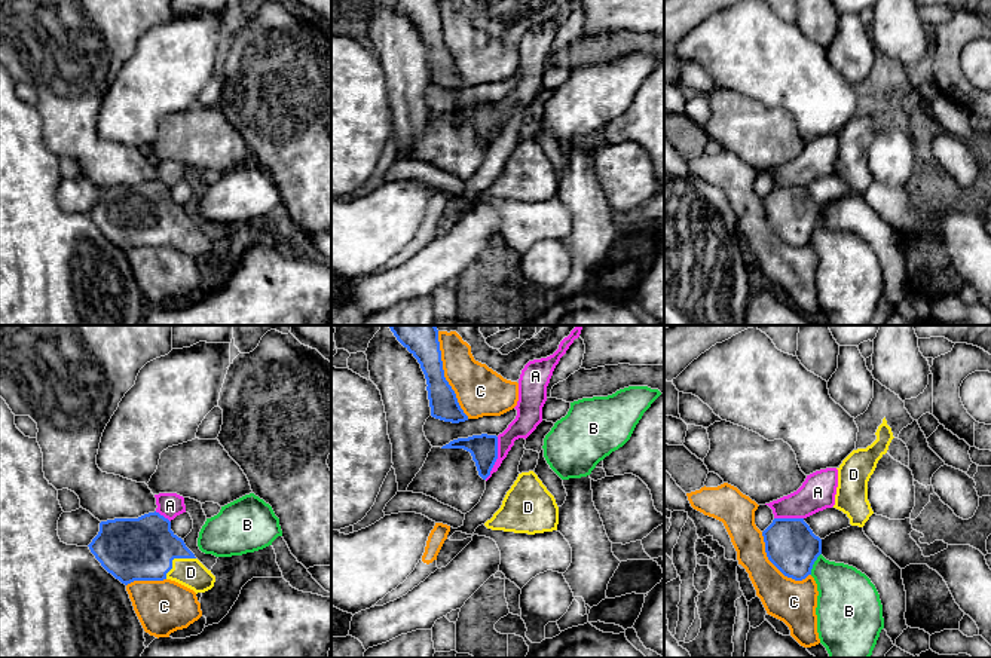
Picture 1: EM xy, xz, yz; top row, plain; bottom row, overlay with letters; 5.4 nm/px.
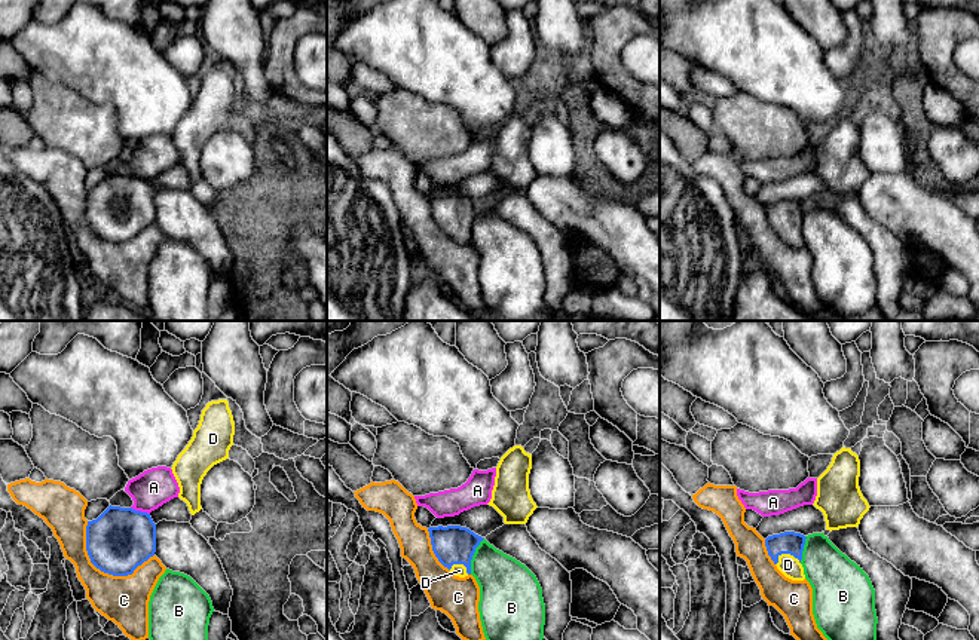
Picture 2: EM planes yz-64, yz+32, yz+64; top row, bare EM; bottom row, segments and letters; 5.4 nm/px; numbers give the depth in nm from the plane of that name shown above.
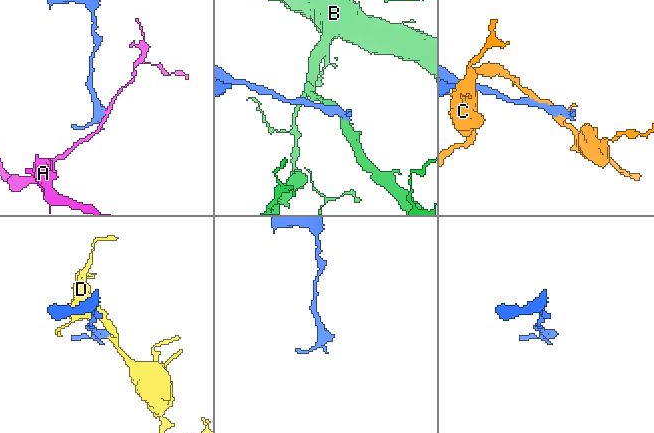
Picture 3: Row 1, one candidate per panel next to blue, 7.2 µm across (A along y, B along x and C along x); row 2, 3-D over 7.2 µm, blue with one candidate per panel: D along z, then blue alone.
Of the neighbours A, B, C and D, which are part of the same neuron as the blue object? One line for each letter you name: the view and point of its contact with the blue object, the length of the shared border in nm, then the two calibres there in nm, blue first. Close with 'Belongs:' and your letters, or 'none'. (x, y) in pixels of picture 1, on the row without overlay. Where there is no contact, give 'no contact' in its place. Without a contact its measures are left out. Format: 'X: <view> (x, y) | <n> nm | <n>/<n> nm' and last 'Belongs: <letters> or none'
D: xy (174, 225) | 200 nm | 340/160 nm
Belongs: D

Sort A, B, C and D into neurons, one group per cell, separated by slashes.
A / B / C / D

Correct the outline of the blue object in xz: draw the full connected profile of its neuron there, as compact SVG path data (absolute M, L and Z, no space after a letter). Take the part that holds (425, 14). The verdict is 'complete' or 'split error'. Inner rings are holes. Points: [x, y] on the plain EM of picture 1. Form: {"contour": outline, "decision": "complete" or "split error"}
{"contour": "M394 0L394 3L420 31L428 52L431 83L452 91L468 88L444 45L438 0Z", "decision": "complete"}

